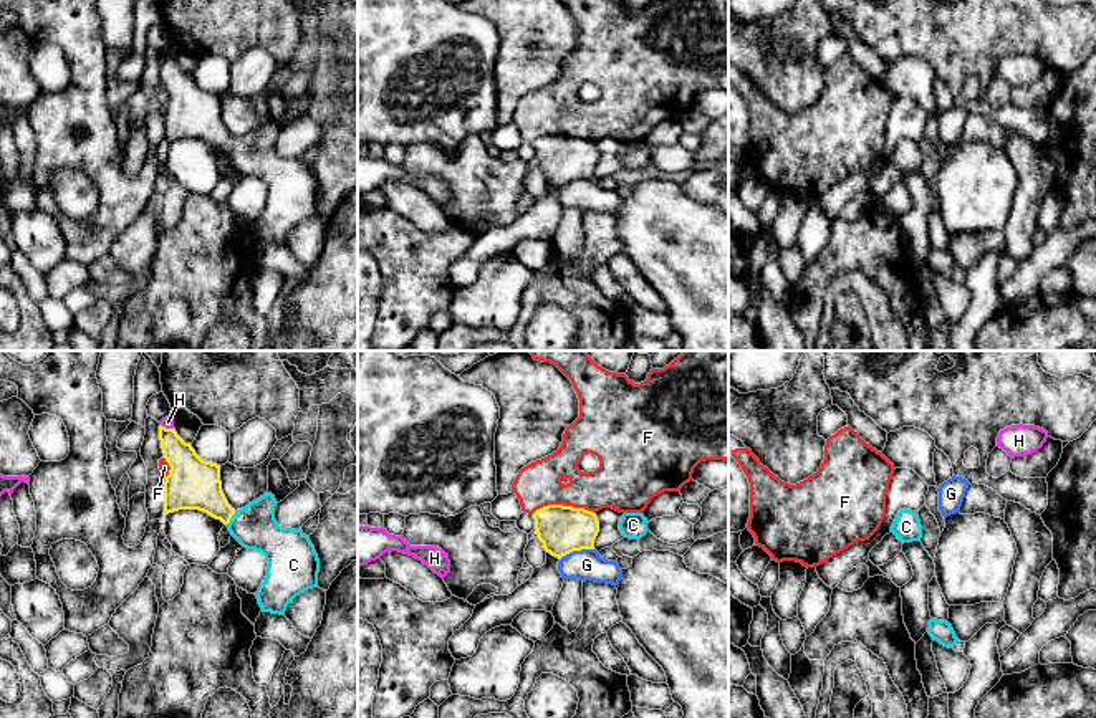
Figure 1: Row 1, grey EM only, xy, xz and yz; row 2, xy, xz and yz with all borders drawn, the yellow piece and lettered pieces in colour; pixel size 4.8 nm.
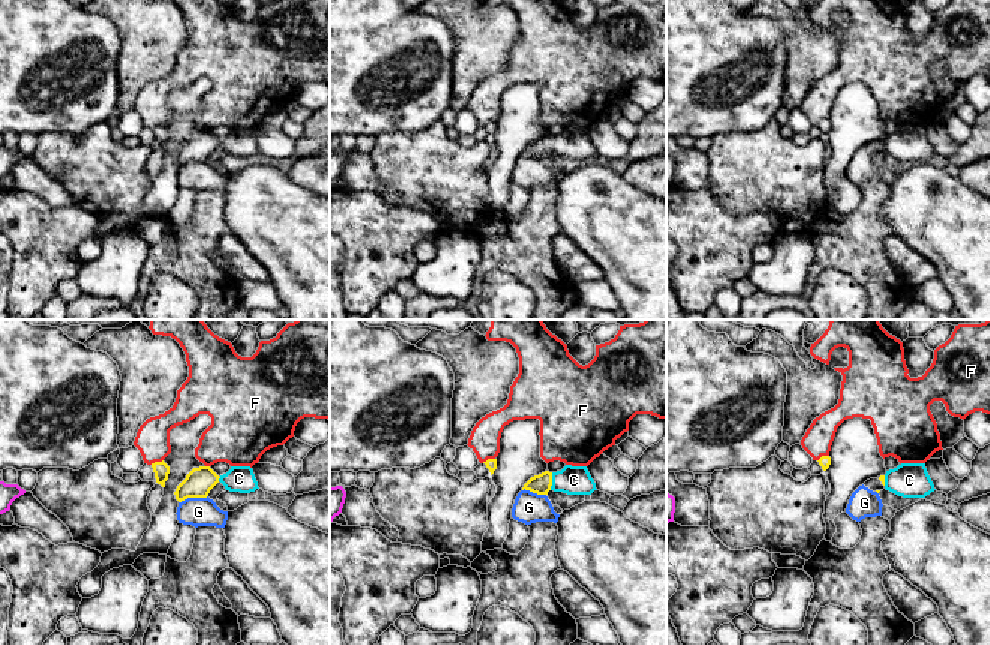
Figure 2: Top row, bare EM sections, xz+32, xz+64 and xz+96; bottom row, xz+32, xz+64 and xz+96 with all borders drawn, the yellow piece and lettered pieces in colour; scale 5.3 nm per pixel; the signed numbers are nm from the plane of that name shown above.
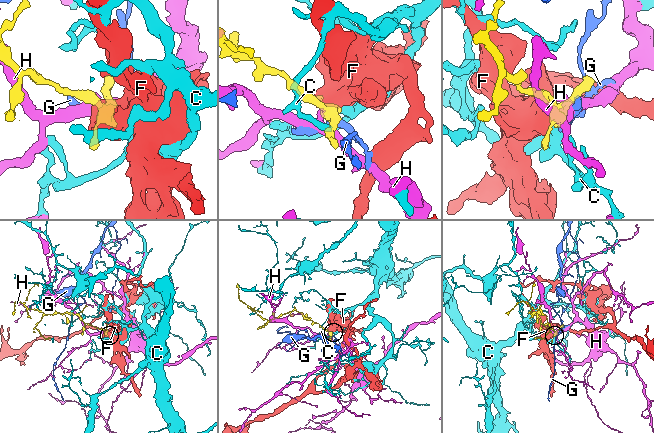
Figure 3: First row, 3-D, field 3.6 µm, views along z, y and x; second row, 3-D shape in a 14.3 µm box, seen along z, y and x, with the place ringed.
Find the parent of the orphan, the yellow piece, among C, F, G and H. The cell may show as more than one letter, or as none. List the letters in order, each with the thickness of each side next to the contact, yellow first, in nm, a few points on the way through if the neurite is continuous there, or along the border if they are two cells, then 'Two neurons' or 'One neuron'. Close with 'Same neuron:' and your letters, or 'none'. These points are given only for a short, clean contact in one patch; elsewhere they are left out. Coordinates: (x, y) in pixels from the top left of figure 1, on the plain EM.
C: Thickness 260 nm (yellow) against 220 nm. Path across: xy (192, 113), (230, 148), (254, 156). One neuron
F: Thickness 240 nm (yellow) against 220 nm. Two neurons
G: Thickness 240 nm (yellow) against 160 nm. Boundary: xz (593, 177), (570, 181), (560, 189). Two neurons
H: Thickness 200 nm (yellow) against 60 nm. Two neurons
Same neuron: C

